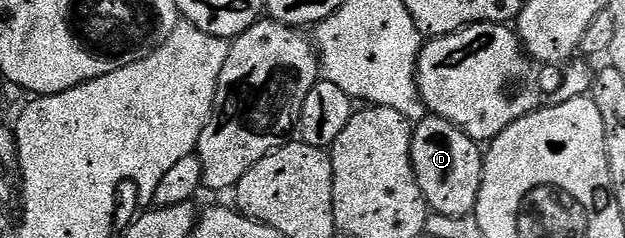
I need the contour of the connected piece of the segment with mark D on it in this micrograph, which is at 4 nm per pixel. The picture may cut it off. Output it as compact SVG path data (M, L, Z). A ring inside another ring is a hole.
M433 115L414 125L410 158L427 206L440 215L469 217L476 207L482 186L483 150L460 127ZM479 149L479 150L478 150Z

